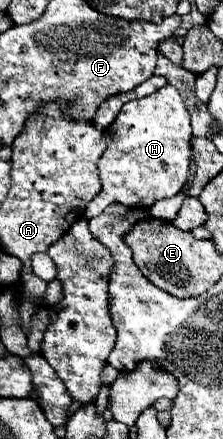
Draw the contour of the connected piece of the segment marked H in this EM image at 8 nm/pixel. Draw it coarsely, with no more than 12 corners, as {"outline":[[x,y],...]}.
{"outline":[[165,84],[103,132],[101,192],[151,208],[189,176],[191,126]]}

